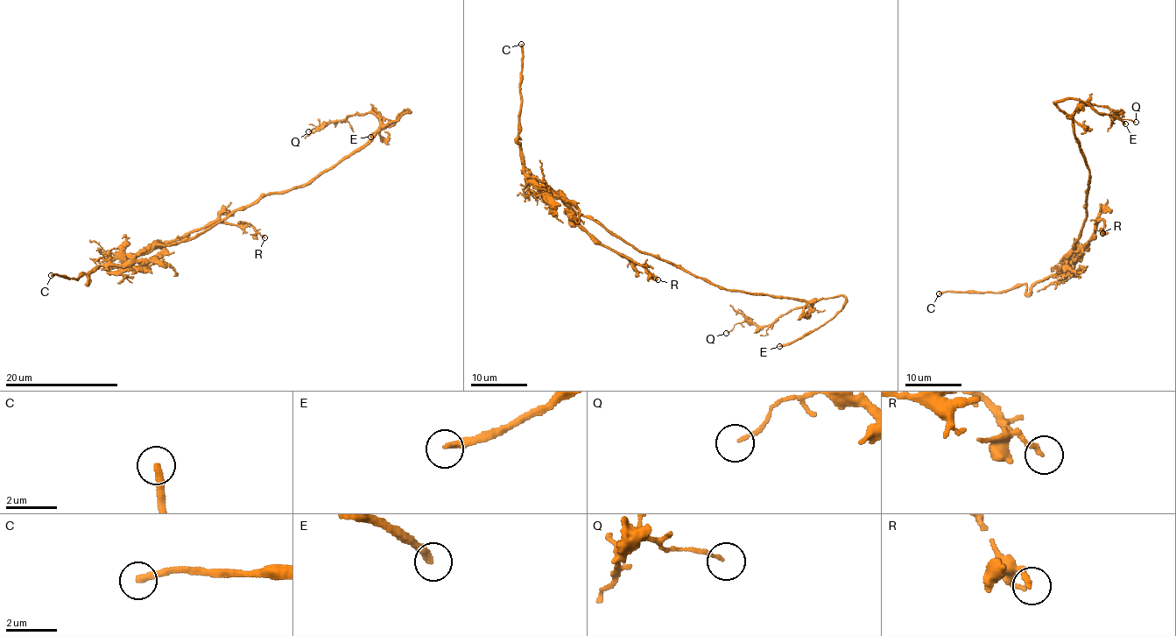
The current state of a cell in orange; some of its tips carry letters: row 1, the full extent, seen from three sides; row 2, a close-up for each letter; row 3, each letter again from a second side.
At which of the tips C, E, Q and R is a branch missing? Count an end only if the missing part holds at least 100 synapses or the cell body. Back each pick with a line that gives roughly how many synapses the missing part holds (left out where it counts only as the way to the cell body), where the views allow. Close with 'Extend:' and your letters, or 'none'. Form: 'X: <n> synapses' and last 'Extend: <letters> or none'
Extend: E

